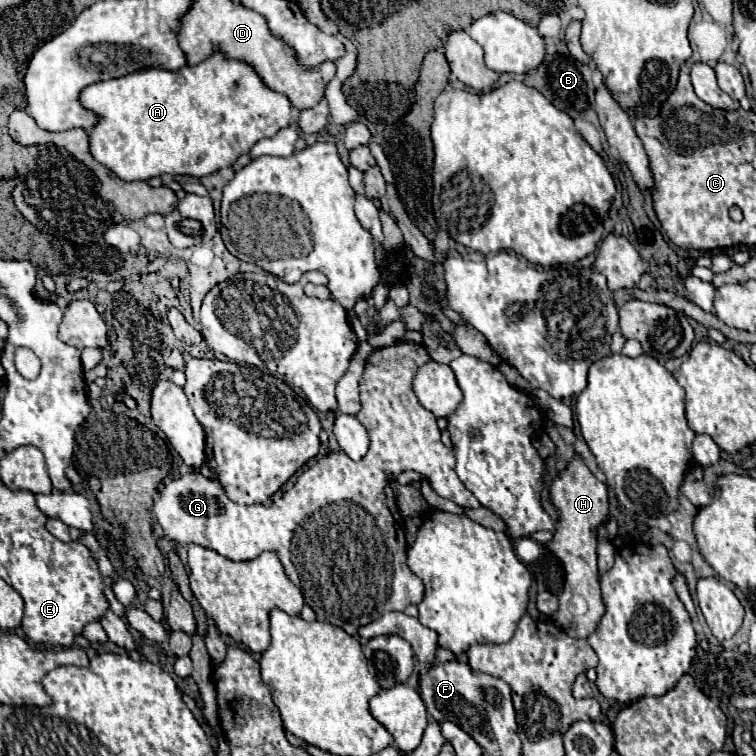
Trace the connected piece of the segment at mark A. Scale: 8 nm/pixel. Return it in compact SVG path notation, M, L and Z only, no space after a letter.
M220 48L196 66L186 64L180 70L142 68L120 78L94 82L80 92L80 104L98 118L90 130L90 154L124 182L148 180L162 174L208 176L232 166L258 140L274 136L292 122L290 100L270 90L250 64L244 60L228 60Z

